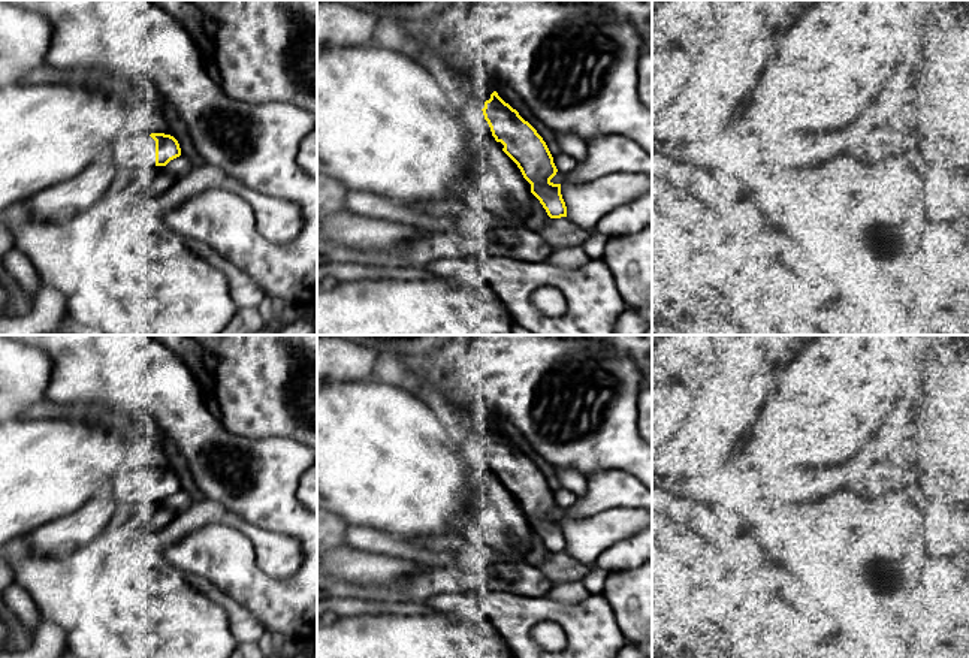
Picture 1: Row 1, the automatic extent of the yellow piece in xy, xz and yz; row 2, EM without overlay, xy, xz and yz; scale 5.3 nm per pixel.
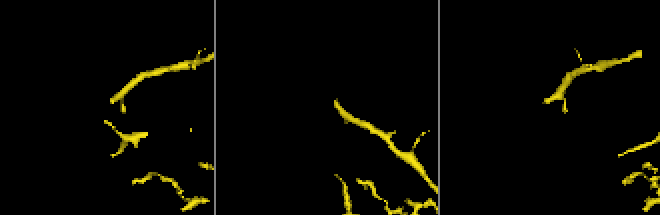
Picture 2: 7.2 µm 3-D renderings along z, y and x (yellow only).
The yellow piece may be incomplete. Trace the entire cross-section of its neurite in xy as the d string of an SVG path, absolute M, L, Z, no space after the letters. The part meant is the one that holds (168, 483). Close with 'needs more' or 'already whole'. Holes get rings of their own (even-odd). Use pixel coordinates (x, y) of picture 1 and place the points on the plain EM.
M144 468L130 474L117 473L106 489L108 496L118 504L166 501L181 491L178 476L164 468Z | needs more

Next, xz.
M496 426L480 428L474 437L483 446L492 471L504 480L502 486L517 499L523 513L531 519L531 528L540 535L547 550L550 553L567 552L561 519L550 516L558 504L537 465Z | needs more

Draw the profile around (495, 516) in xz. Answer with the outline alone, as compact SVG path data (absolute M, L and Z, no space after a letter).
M493 471L473 474L474 499L464 532L479 535L492 549L526 555L534 546L532 529L517 499L502 486Z

